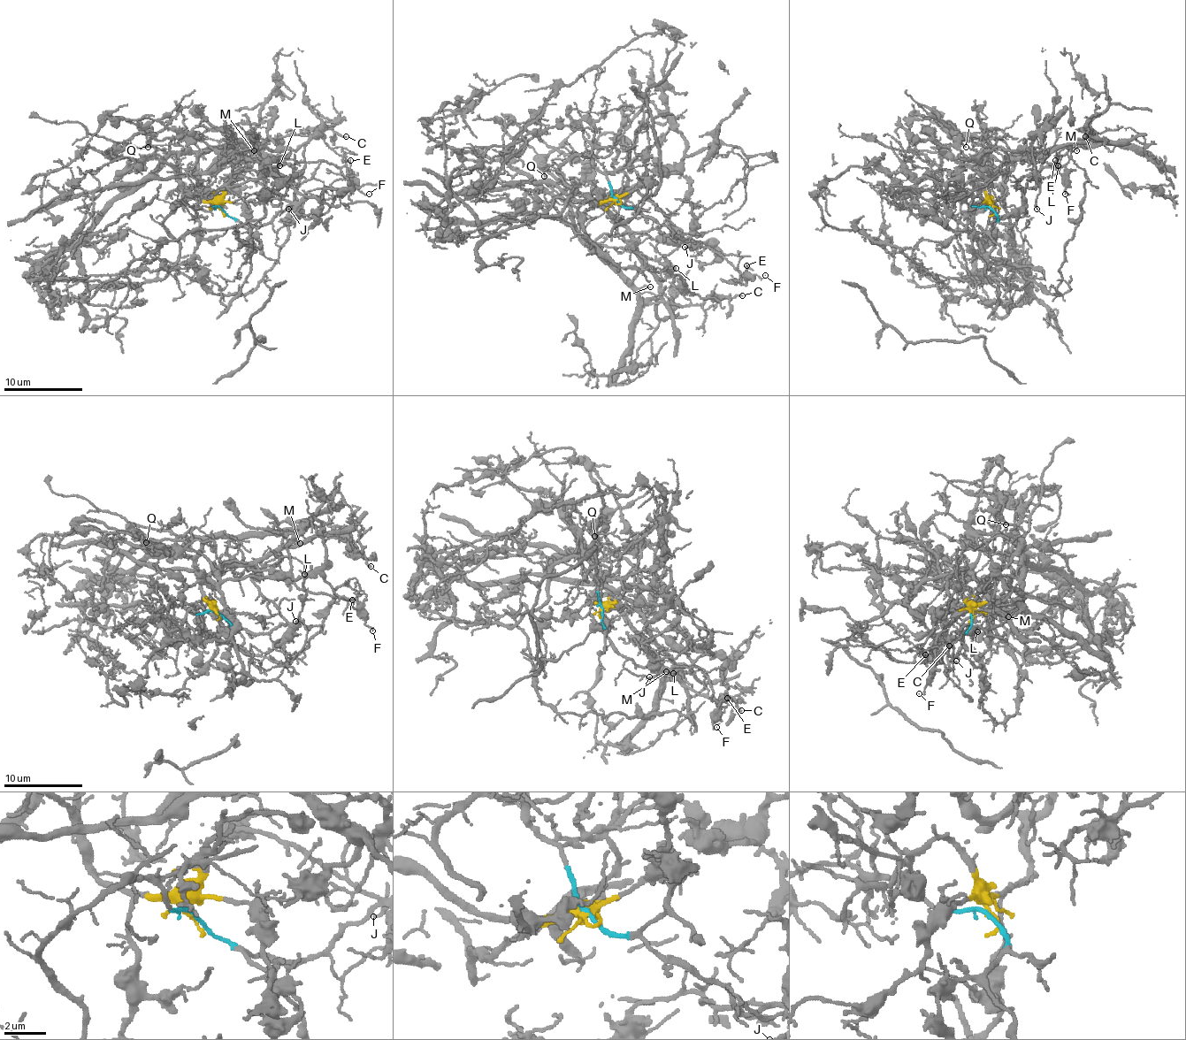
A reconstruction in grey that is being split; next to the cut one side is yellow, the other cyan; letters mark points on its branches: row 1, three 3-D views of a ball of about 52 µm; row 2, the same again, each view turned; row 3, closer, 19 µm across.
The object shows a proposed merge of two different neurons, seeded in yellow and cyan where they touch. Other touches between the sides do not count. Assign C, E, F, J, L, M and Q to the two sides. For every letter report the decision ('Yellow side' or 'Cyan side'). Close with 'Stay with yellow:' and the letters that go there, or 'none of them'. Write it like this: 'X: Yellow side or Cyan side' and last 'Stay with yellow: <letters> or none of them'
C: Yellow side
E: Yellow side
F: Yellow side
J: Yellow side
L: Yellow side
M: Yellow side
Q: Yellow side
Stay with yellow: C, E, F, J, L, M, Q

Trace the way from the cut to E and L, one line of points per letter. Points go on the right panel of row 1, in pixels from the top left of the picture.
E: (990, 209), (1006, 191), (1013, 162), (1033, 152), (1025, 149), (1023, 162), (1062, 166), (1062, 173), (1054, 160)
L: (990, 209), (990, 203), (1006, 191), (1006, 173), (1019, 156), (1070, 149), (1059, 158), (1059, 154), (1059, 166)

